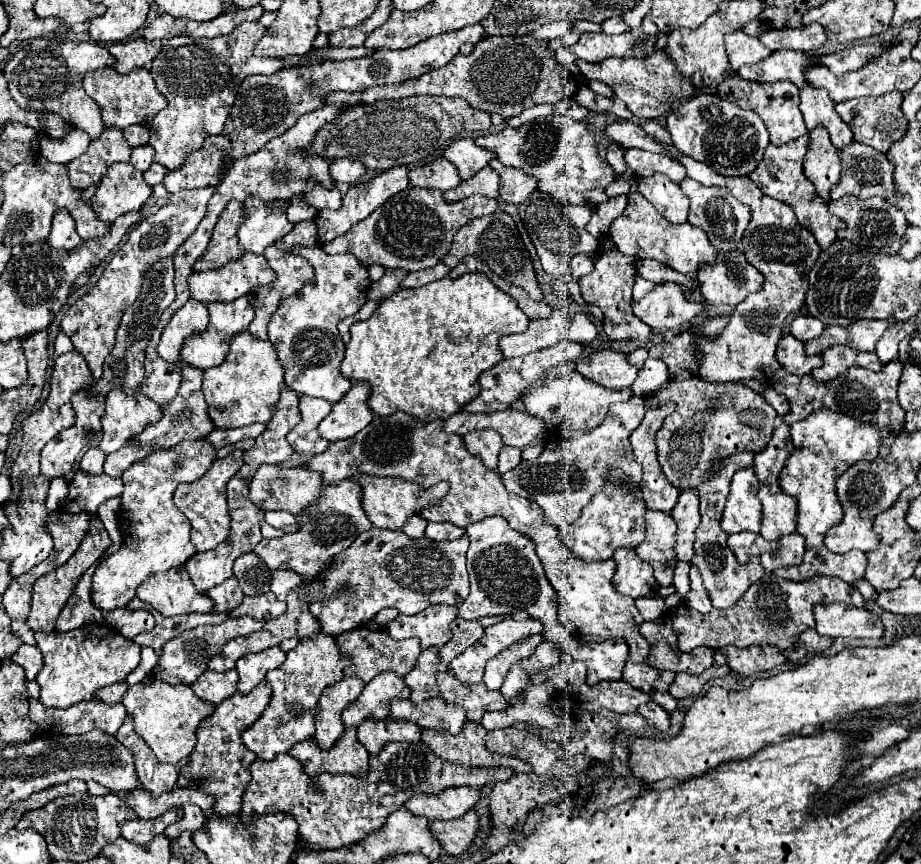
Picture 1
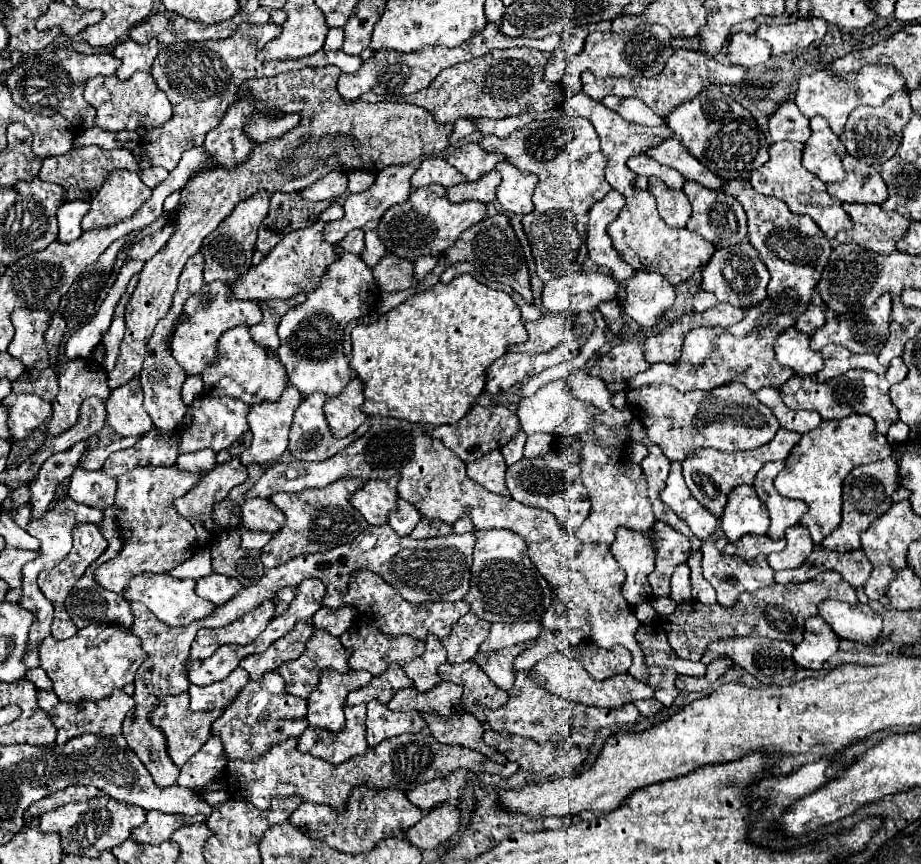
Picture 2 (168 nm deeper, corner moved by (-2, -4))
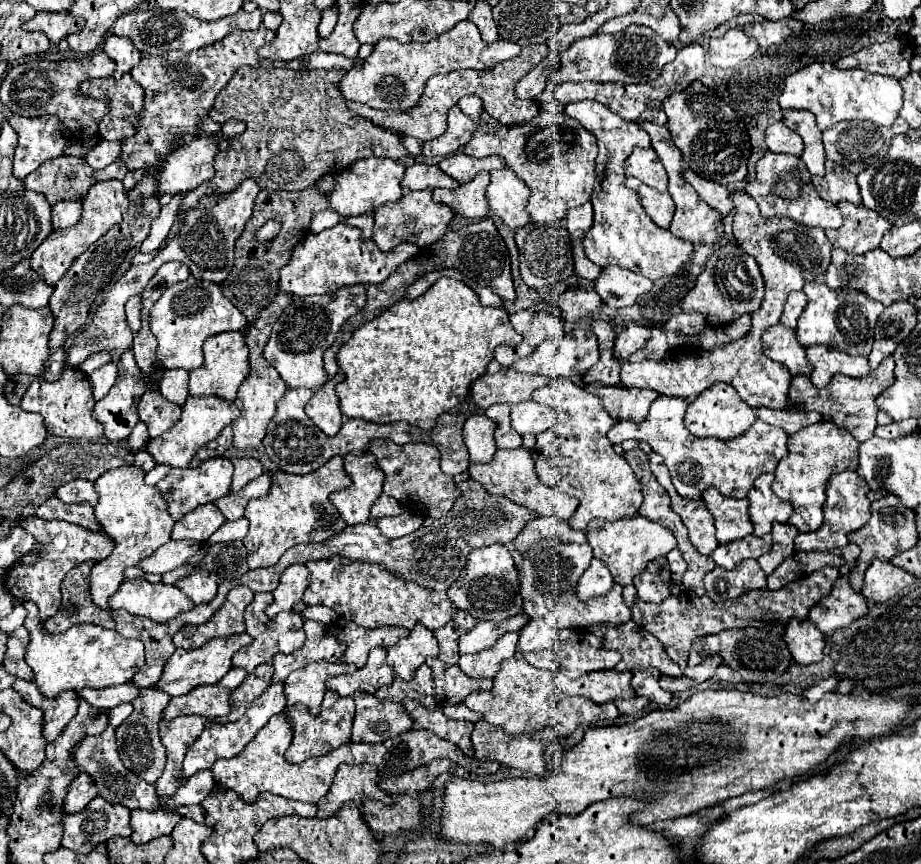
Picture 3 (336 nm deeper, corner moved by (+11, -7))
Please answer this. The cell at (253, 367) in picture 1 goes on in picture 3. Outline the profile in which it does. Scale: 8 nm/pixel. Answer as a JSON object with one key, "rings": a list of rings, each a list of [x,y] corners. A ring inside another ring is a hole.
{"rings":[[[222,332],[206,340],[204,344],[204,364],[198,370],[190,372],[188,392],[190,396],[220,396],[226,400],[234,400],[238,386],[244,376],[250,372],[248,364],[248,346],[244,342],[242,332]]]}

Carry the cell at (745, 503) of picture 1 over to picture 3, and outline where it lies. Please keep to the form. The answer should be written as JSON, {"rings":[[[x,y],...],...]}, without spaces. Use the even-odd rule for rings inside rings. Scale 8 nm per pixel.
{"rings":[[[706,488],[706,492],[702,492],[702,500],[708,504],[708,510],[714,516],[716,538],[720,544],[752,534],[750,518],[746,516],[748,500],[728,498],[714,488]]]}

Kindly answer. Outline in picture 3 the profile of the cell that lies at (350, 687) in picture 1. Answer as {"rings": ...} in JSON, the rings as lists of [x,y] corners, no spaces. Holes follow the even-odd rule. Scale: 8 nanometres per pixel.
{"rings":[[[312,662],[300,670],[294,670],[286,678],[284,694],[288,698],[288,704],[302,702],[310,708],[310,712],[318,712],[324,692],[326,692],[326,678],[338,676],[338,674],[352,674],[356,672],[356,664],[344,664],[340,662]]]}

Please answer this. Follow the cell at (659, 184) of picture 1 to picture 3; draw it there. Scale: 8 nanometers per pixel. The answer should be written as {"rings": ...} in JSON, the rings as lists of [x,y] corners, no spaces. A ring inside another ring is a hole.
{"rings":[[[640,184],[640,188],[636,190],[642,208],[646,210],[646,214],[662,228],[670,226],[672,214],[674,214],[674,200],[668,192],[656,192],[650,186]]]}

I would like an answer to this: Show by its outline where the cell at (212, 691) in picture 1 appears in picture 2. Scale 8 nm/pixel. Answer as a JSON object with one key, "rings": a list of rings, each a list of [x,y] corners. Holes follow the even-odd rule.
{"rings":[[[237,667],[229,677],[223,681],[197,687],[189,685],[189,697],[191,697],[191,709],[193,711],[209,711],[209,709],[223,709],[227,707],[233,697],[249,683],[249,673],[241,667]]]}

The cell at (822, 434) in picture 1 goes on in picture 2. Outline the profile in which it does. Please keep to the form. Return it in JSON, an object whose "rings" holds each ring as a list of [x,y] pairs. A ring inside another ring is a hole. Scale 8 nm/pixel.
{"rings":[[[849,415],[845,419],[821,421],[817,429],[801,435],[795,449],[785,461],[785,469],[775,477],[775,489],[783,497],[801,499],[807,503],[809,511],[801,519],[801,525],[809,529],[813,541],[821,545],[821,541],[833,533],[841,523],[841,483],[851,469],[857,465],[873,463],[879,459],[887,459],[891,455],[891,445],[885,435],[875,431],[875,421],[867,415]]]}

